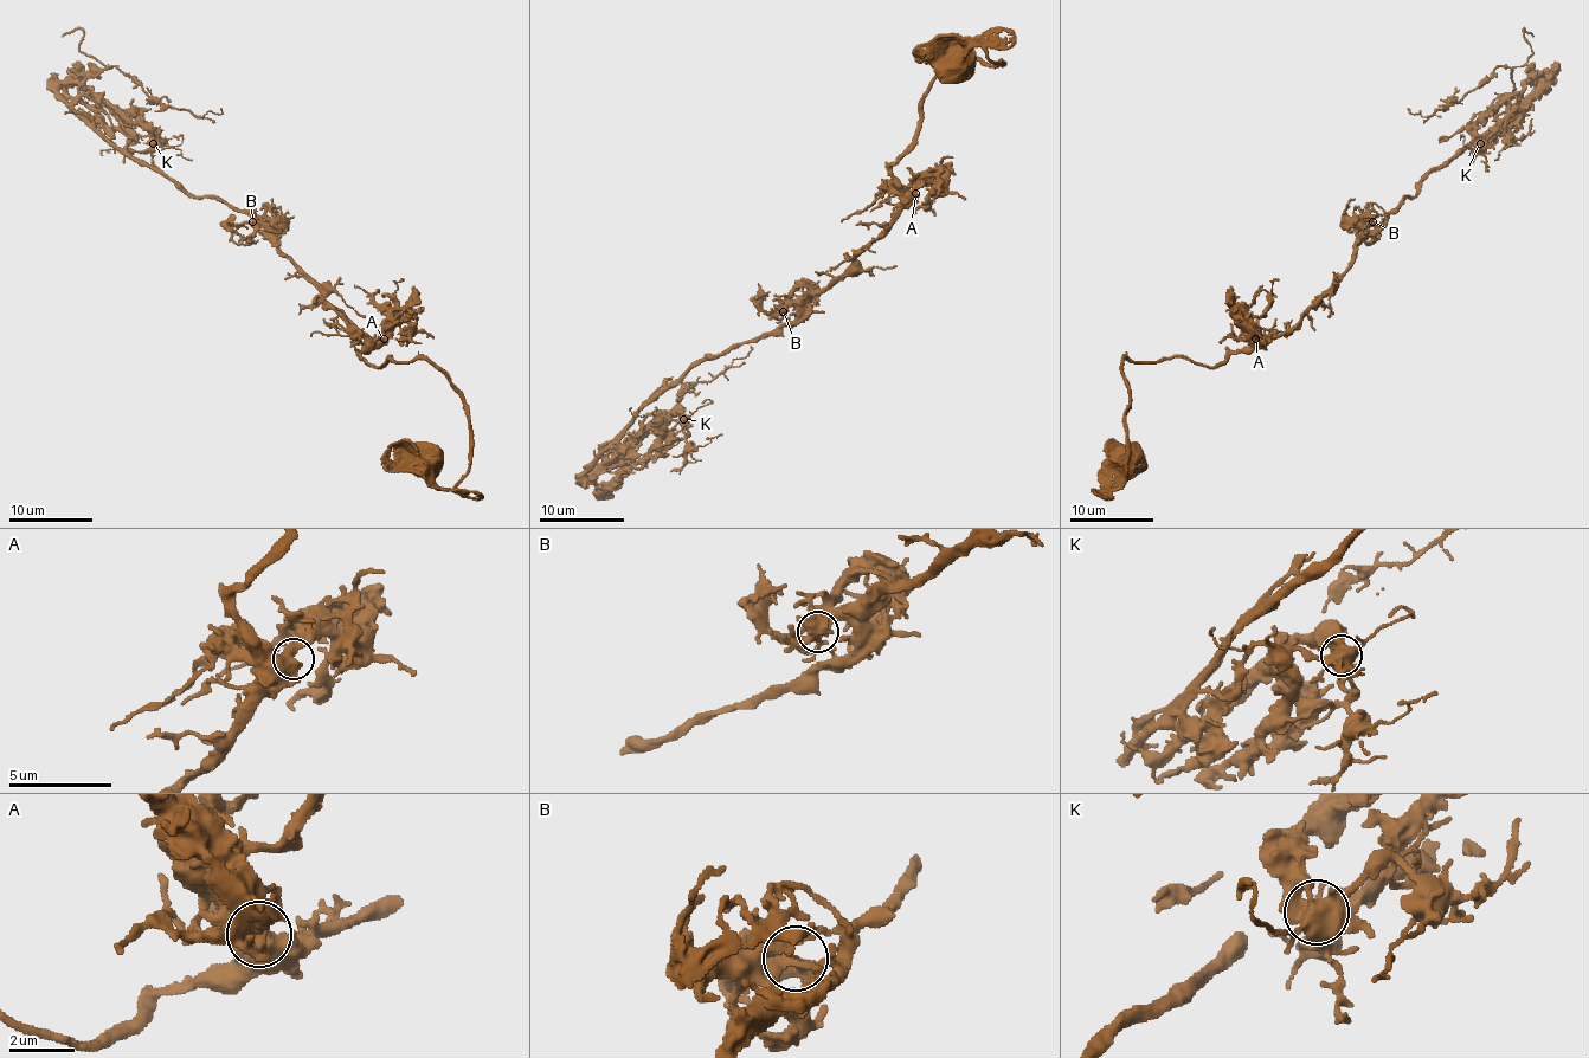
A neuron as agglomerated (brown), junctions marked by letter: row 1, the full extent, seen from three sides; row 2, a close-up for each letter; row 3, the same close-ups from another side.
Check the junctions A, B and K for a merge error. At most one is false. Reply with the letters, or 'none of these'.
K

